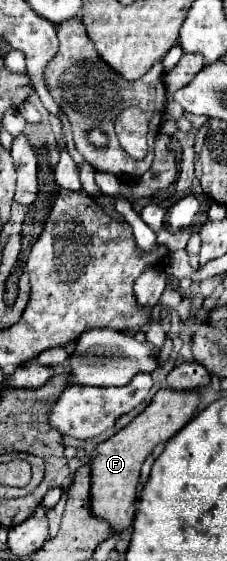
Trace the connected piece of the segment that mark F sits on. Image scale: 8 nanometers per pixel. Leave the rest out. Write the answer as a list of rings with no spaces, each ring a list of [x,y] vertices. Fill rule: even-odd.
[[[158,390],[144,412],[140,412],[128,426],[124,426],[112,438],[98,444],[92,452],[92,512],[98,518],[104,518],[114,532],[124,532],[134,520],[142,462],[154,450],[156,444],[170,440],[192,418],[196,406],[198,392]]]

